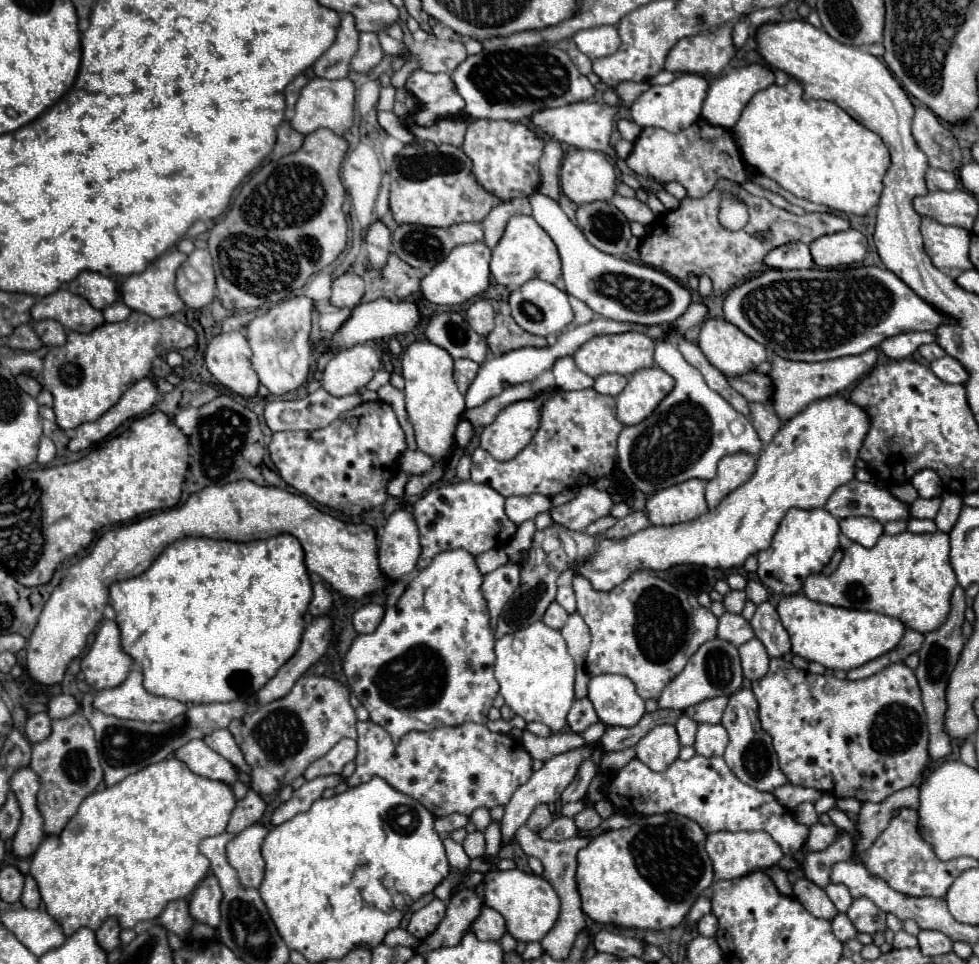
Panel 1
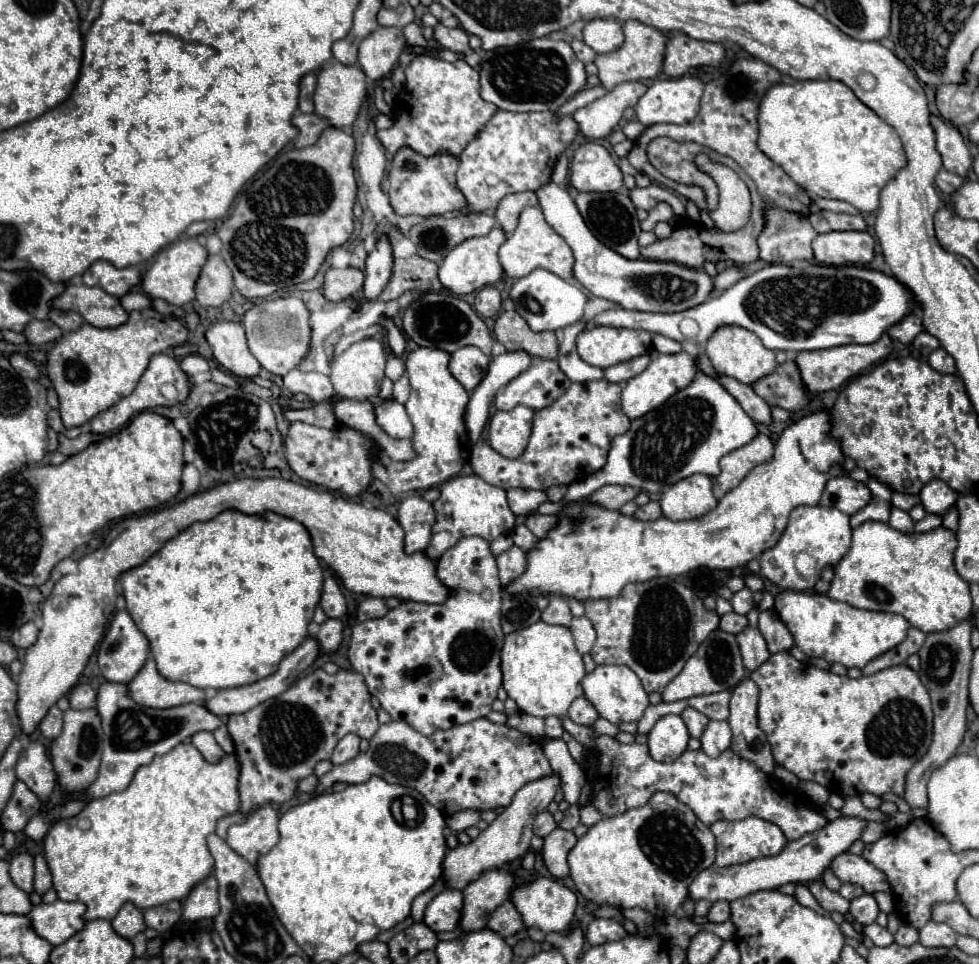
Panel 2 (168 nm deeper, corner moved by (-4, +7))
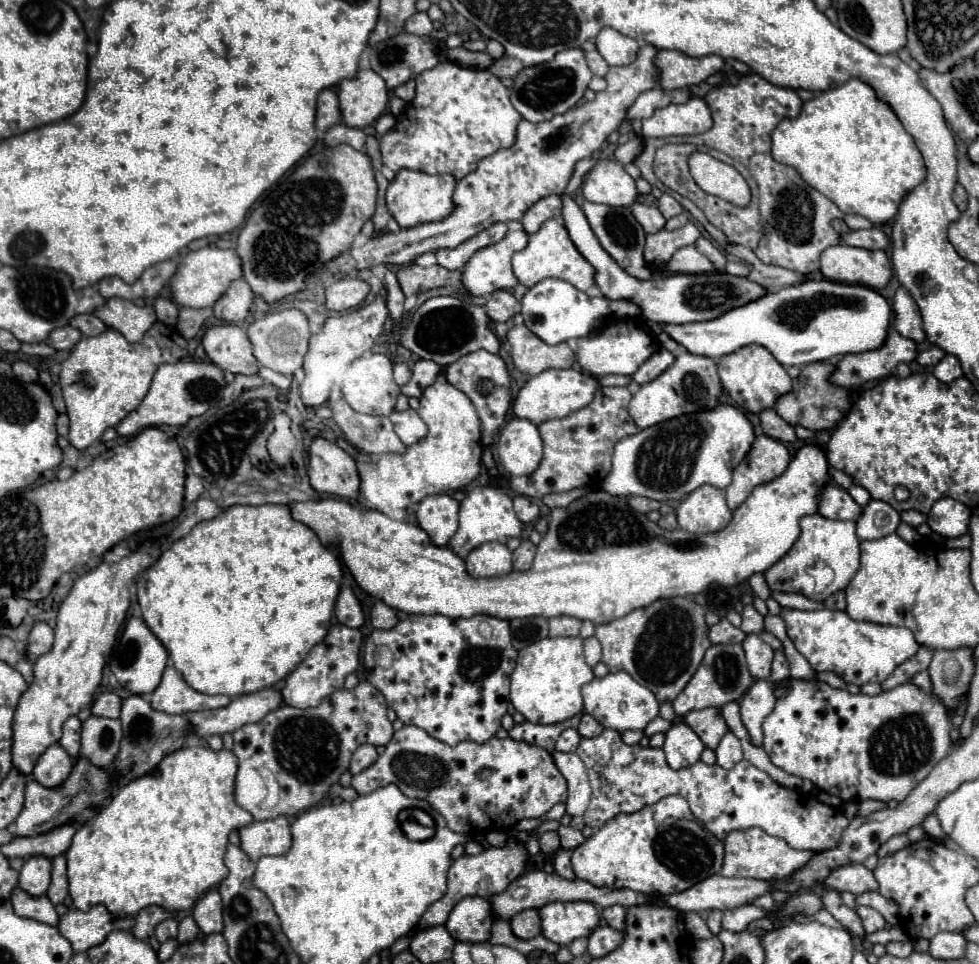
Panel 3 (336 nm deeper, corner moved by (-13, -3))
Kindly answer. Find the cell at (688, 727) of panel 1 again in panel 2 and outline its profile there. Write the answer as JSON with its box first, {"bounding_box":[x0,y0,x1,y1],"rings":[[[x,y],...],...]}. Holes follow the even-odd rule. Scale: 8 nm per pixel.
{"bounding_box":[682,707,708,737],"rings":[[[688,707],[682,713],[682,721],[686,723],[686,727],[688,727],[688,731],[690,731],[692,737],[700,737],[702,731],[704,731],[704,727],[706,727],[706,723],[708,723],[708,717],[702,715],[700,711]]]}

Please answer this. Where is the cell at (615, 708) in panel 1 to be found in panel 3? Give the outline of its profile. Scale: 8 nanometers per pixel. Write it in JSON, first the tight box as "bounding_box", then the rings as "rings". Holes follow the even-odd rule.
{"bounding_box":[583,673,659,731],"rings":[[[609,673],[601,679],[593,679],[591,683],[583,685],[583,713],[595,717],[603,727],[611,727],[615,731],[637,731],[645,729],[649,721],[653,721],[659,715],[659,701],[655,695],[639,685],[629,673]]]}

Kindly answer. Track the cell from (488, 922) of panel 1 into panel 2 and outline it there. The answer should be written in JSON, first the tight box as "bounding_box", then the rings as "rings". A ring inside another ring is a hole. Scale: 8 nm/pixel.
{"bounding_box":[488,901,524,937],"rings":[[[506,901],[500,907],[496,907],[496,911],[490,915],[488,929],[498,933],[500,937],[508,937],[508,935],[514,935],[520,929],[524,929],[524,923],[522,923],[520,913],[514,909],[514,905],[510,901]]]}

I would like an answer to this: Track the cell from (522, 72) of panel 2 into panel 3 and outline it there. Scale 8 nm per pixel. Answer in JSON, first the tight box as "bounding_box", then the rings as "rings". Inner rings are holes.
{"bounding_box":[511,49,593,123],"rings":[[[567,49],[555,55],[553,61],[527,67],[515,77],[513,93],[511,93],[511,103],[513,107],[523,115],[523,119],[539,123],[547,121],[559,113],[565,113],[571,109],[585,93],[593,73],[585,61],[585,55],[581,49]]]}

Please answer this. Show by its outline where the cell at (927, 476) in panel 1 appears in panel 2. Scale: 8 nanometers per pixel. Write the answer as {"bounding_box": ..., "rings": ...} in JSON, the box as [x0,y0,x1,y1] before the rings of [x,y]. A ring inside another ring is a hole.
{"bounding_box":[920,479,958,515],"rings":[[[932,479],[920,491],[922,505],[926,507],[928,513],[936,513],[936,515],[942,515],[948,507],[952,507],[956,503],[956,497],[958,493],[952,491],[942,479]]]}

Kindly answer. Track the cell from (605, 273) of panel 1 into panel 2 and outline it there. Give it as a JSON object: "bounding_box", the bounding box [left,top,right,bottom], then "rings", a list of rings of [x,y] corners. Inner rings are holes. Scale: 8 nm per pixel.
{"bounding_box":[536,183,712,313],"rings":[[[546,183],[536,191],[546,223],[570,245],[574,253],[574,277],[592,295],[608,299],[622,309],[634,311],[654,311],[654,313],[676,313],[696,307],[708,299],[712,291],[712,279],[702,269],[690,269],[678,263],[650,261],[650,259],[626,259],[600,243],[592,231],[586,227],[582,215],[578,213],[568,191],[556,183]]]}

